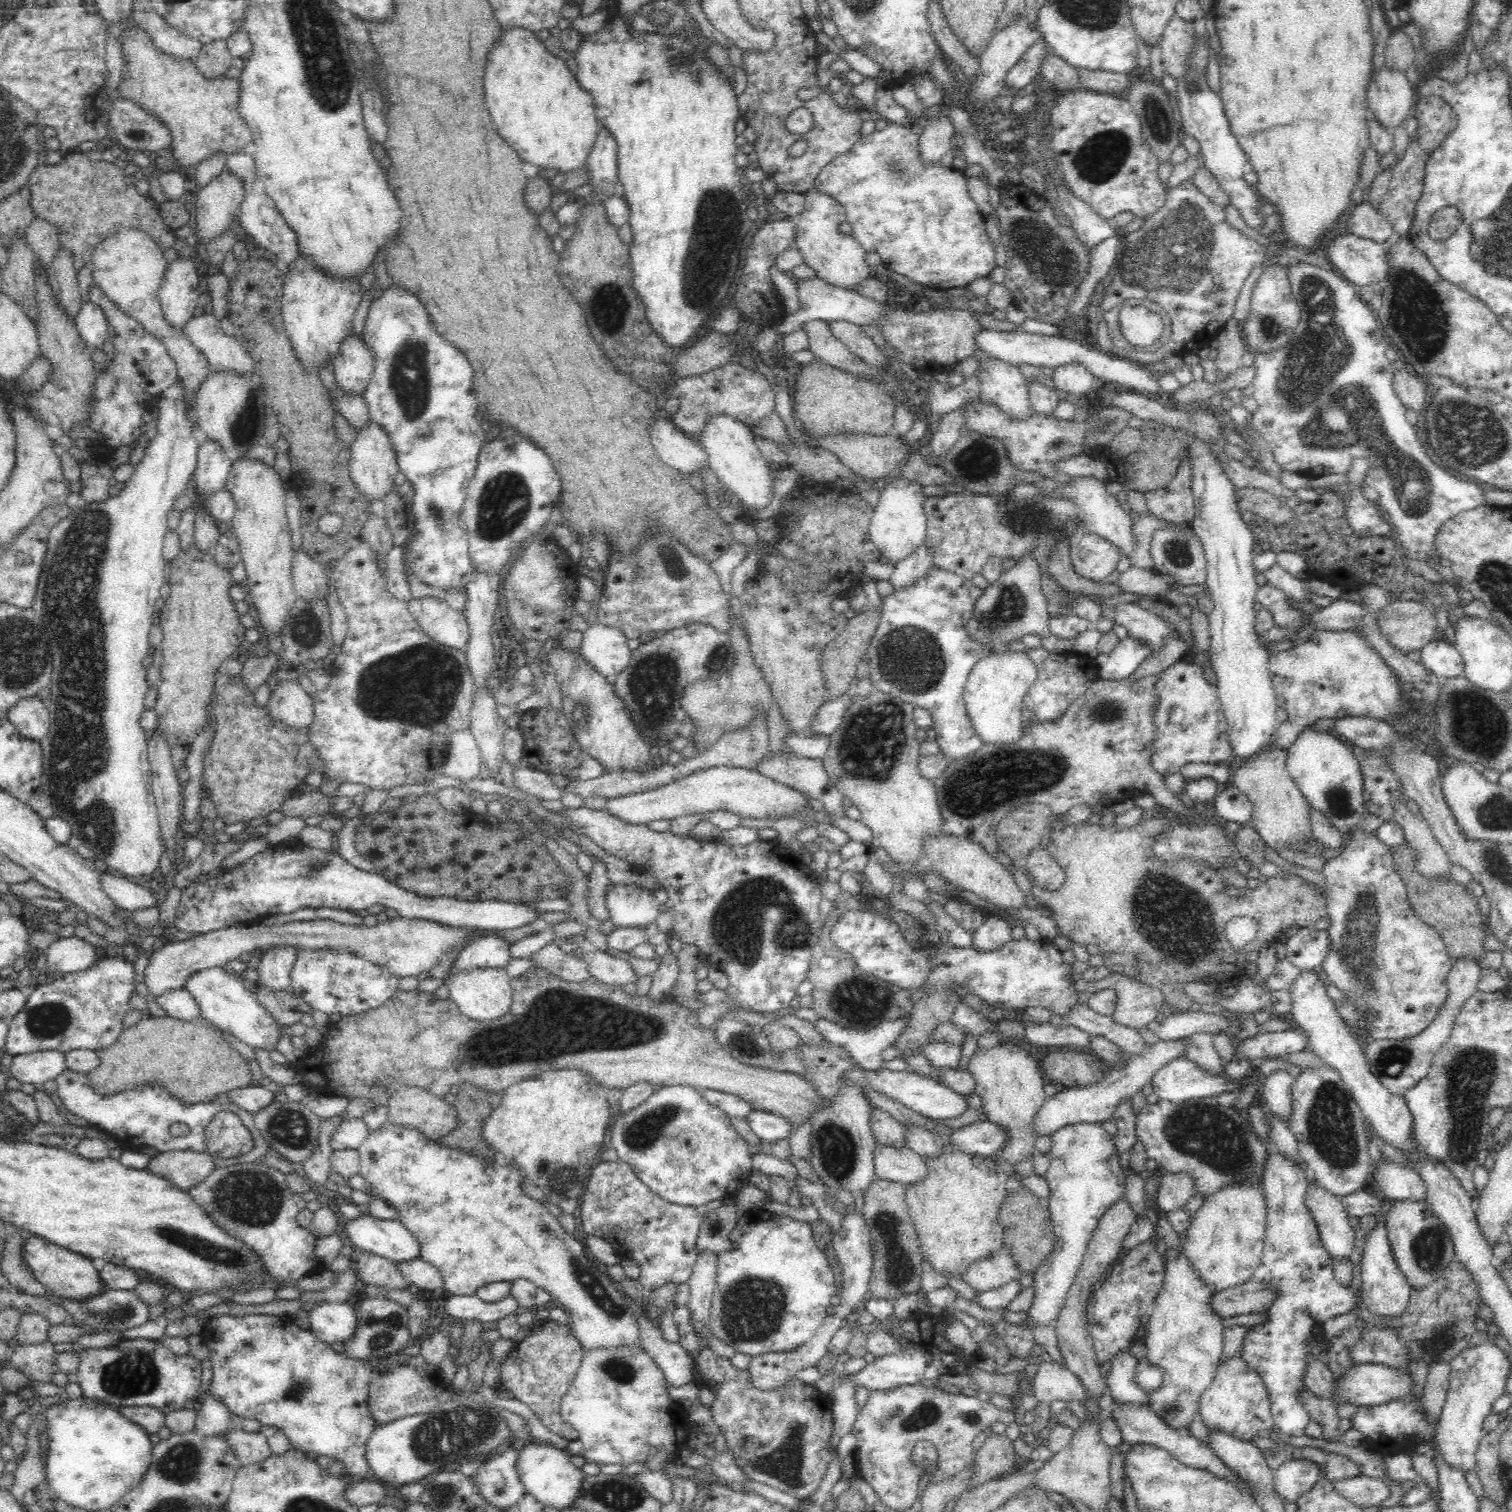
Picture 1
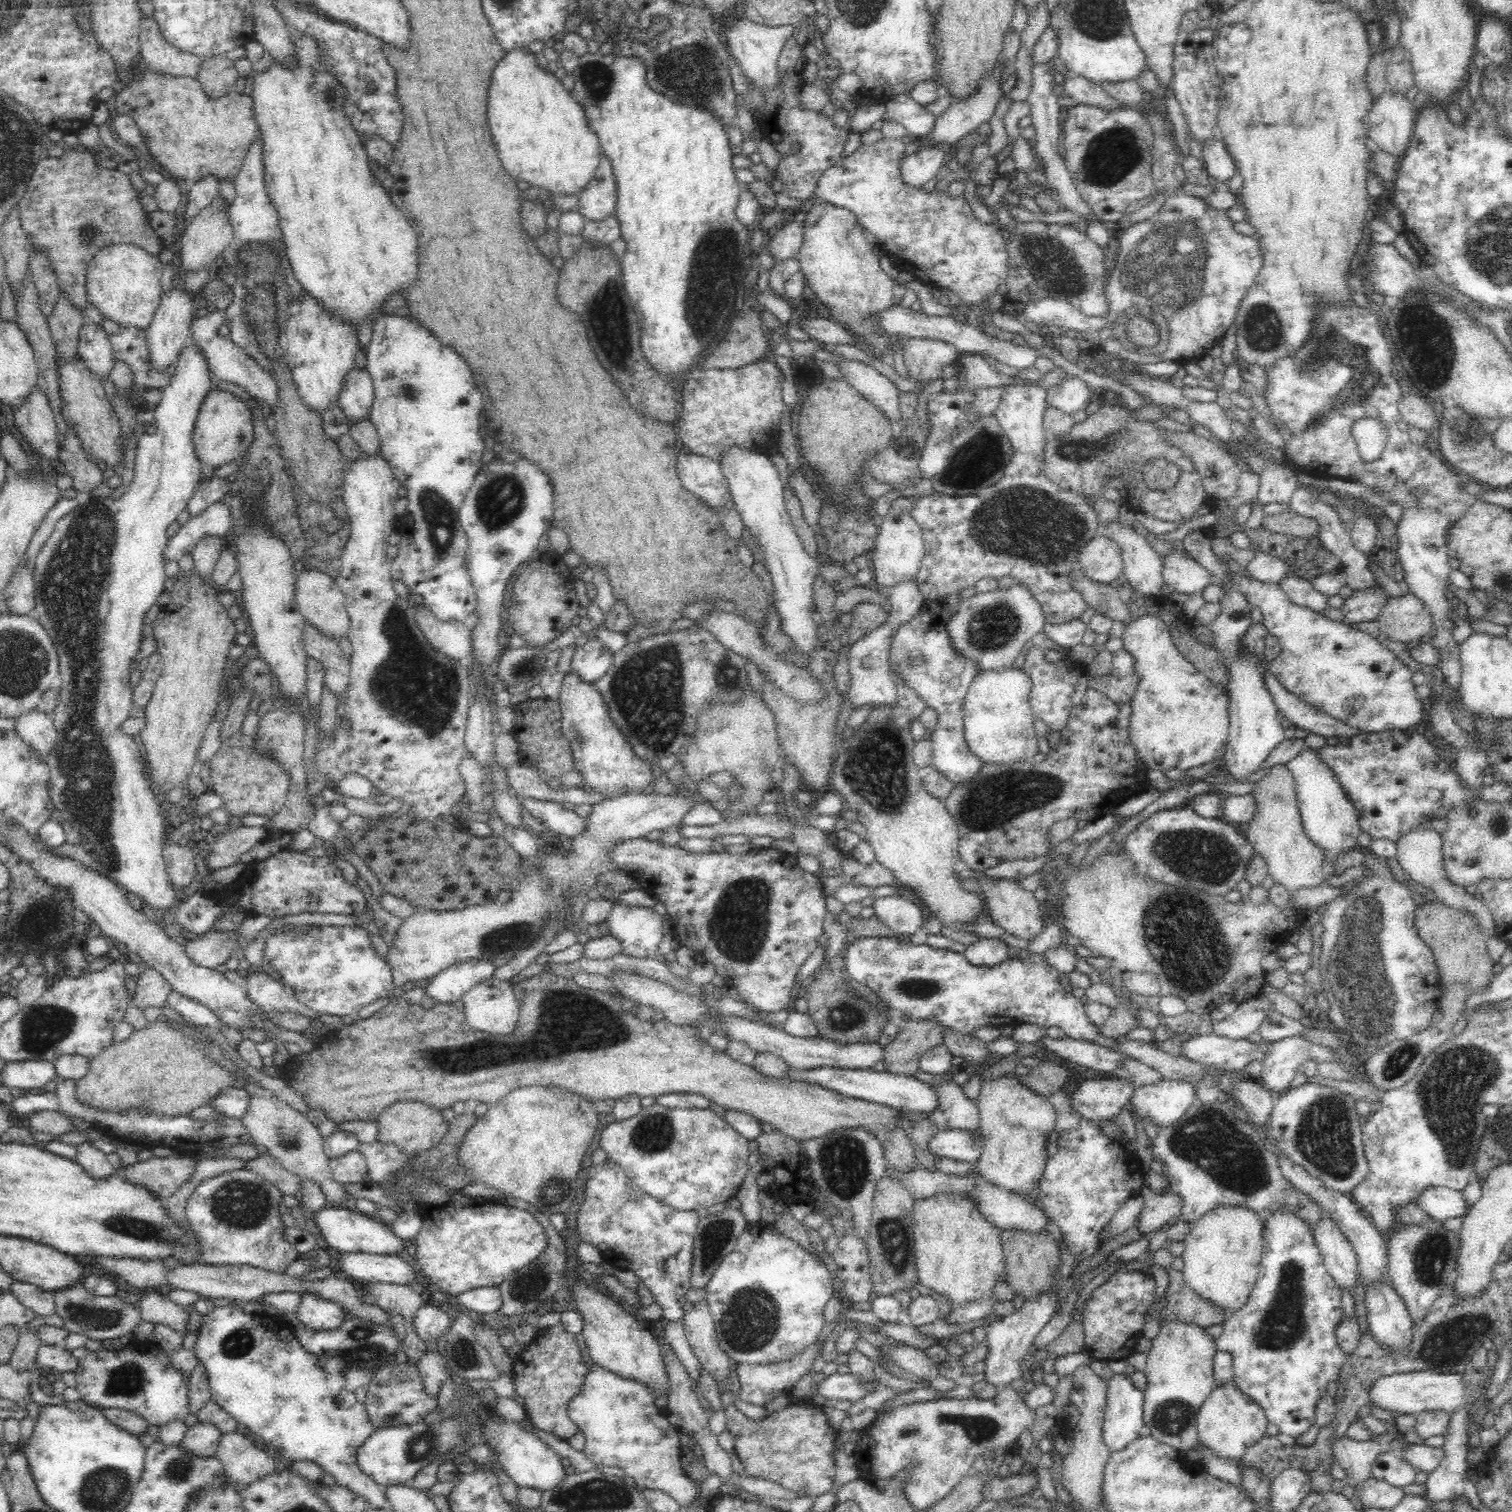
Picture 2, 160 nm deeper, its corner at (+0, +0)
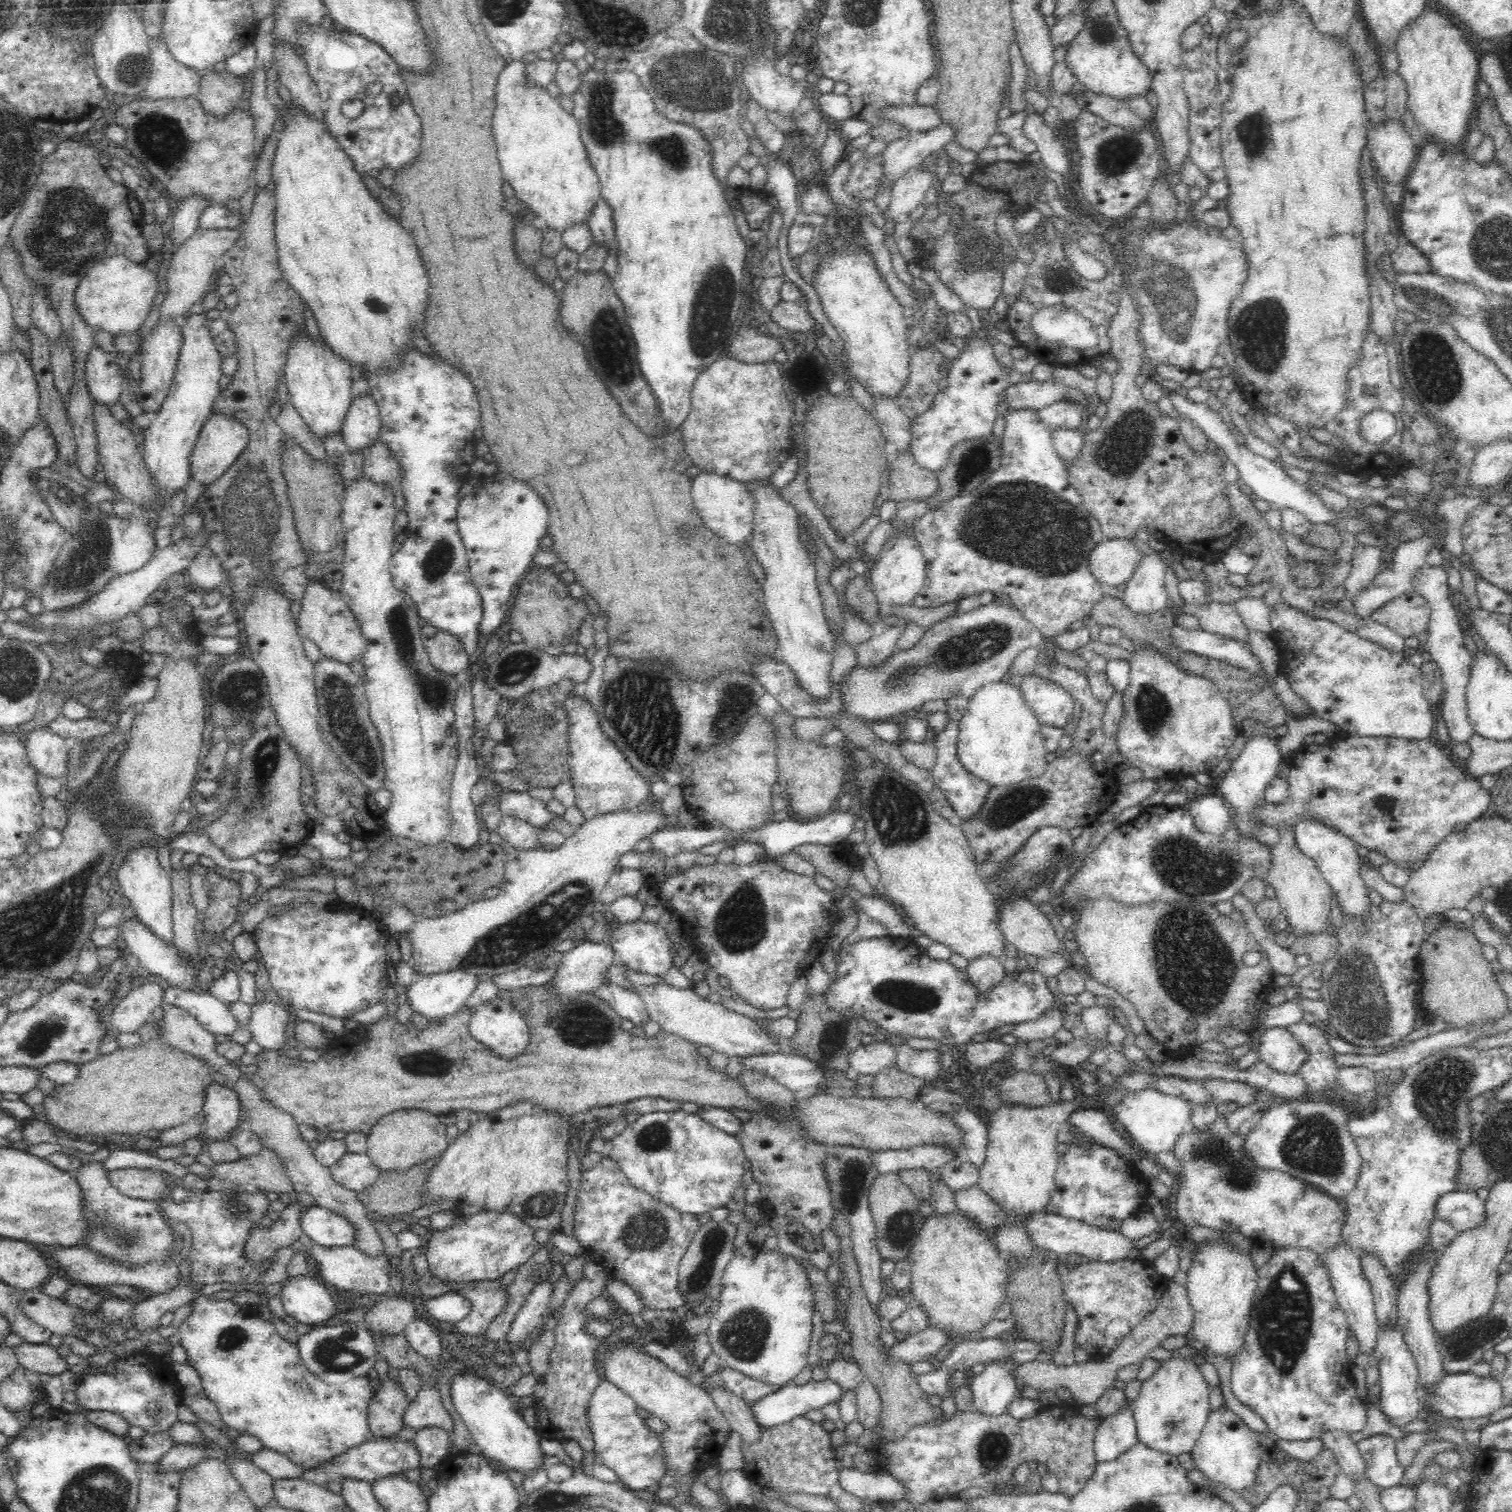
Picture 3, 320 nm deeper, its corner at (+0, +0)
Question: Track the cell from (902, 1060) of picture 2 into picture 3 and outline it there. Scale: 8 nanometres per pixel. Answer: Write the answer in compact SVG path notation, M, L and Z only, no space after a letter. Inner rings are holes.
M894 1064L874 1077L868 1096L881 1099L902 1097L912 1100L918 1097L918 1090L922 1086L930 1083L900 1071Z

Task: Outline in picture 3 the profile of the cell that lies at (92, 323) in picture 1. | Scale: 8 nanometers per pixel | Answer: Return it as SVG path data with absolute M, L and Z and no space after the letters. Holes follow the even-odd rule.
M94 346L86 361L85 379L95 404L106 406L110 410L112 405L119 402L124 390L124 375L114 354Z

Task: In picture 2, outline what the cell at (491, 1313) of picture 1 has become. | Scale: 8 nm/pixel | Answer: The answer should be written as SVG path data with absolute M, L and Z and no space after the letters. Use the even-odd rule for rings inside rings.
M434 1302L422 1304L412 1317L414 1331L418 1338L426 1343L427 1352L432 1352L440 1334L446 1333L450 1327L453 1314L443 1305Z

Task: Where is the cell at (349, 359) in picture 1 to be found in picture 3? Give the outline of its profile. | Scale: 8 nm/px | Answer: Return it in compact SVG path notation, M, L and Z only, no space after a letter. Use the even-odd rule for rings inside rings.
M371 396L354 397L341 434L349 452L364 454L381 441L382 426L379 409Z

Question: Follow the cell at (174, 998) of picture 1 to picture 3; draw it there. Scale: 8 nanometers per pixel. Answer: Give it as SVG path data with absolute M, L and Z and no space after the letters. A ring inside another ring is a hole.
M168 986L163 991L163 1002L187 1010L212 1035L231 1036L241 1027L232 1015L229 1005L218 1000L209 992L195 993L186 988L174 986Z

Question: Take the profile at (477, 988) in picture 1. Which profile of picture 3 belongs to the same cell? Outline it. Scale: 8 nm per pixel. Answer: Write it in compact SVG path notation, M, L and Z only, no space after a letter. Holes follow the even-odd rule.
M509 995L503 999L494 997L472 1008L469 1032L478 1043L486 1045L498 1057L510 1060L523 1055L532 1038L522 1013L516 1009Z

